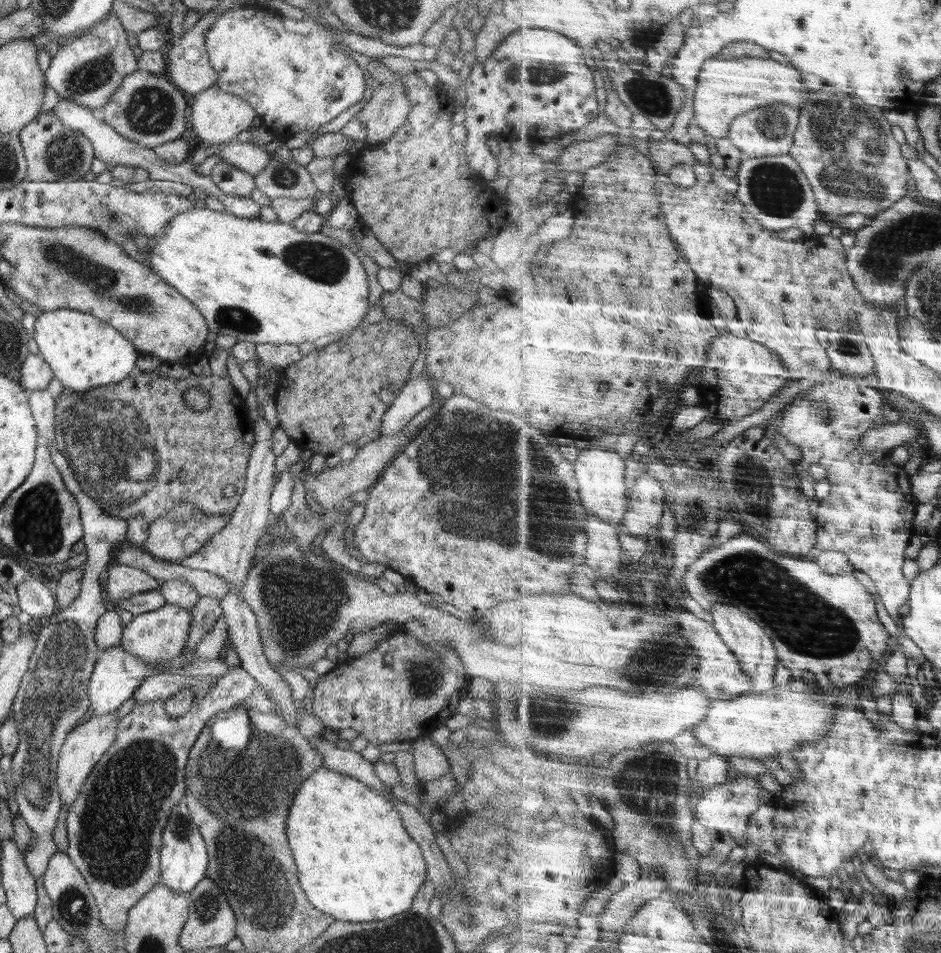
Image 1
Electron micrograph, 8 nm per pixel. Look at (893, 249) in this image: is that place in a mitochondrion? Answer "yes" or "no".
yes

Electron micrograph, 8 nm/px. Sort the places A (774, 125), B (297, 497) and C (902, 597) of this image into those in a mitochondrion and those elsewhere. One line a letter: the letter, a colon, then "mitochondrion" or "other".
A: mitochondrion
B: other
C: other

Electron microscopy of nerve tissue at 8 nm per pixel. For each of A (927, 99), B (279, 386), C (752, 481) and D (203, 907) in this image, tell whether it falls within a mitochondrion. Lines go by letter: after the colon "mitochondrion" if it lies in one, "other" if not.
A: other
B: other
C: mitochondrion
D: mitochondrion

